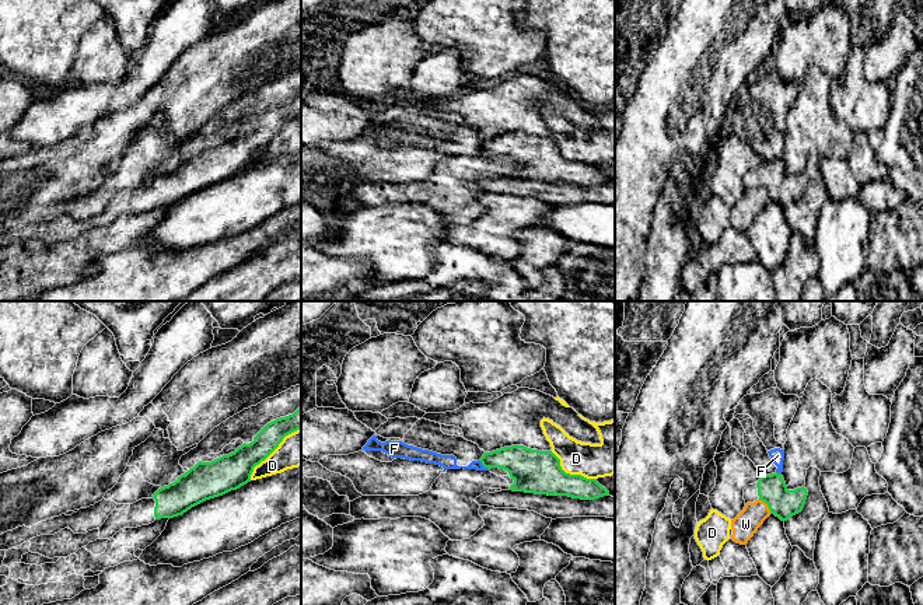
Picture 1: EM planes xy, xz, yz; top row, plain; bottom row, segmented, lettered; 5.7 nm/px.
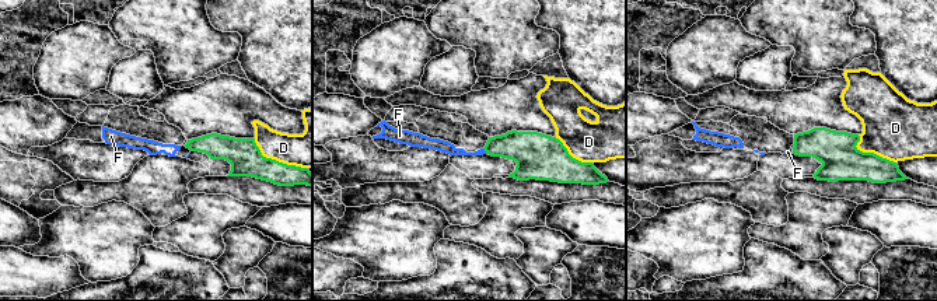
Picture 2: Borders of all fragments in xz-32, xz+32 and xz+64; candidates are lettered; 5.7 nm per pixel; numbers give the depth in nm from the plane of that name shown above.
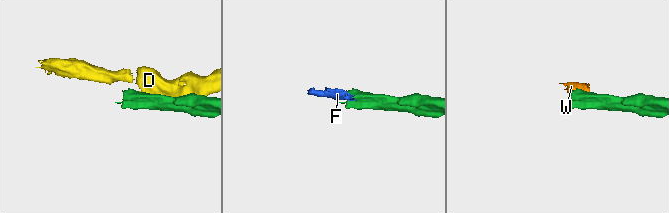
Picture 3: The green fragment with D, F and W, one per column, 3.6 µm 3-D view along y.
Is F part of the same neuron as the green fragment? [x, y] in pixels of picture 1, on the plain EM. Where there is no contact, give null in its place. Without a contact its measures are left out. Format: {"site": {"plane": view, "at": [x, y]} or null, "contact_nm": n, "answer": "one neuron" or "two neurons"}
{"site": {"plane": "xz", "at": [483, 151]}, "contact_nm": 90, "answer": "two neurons"}

